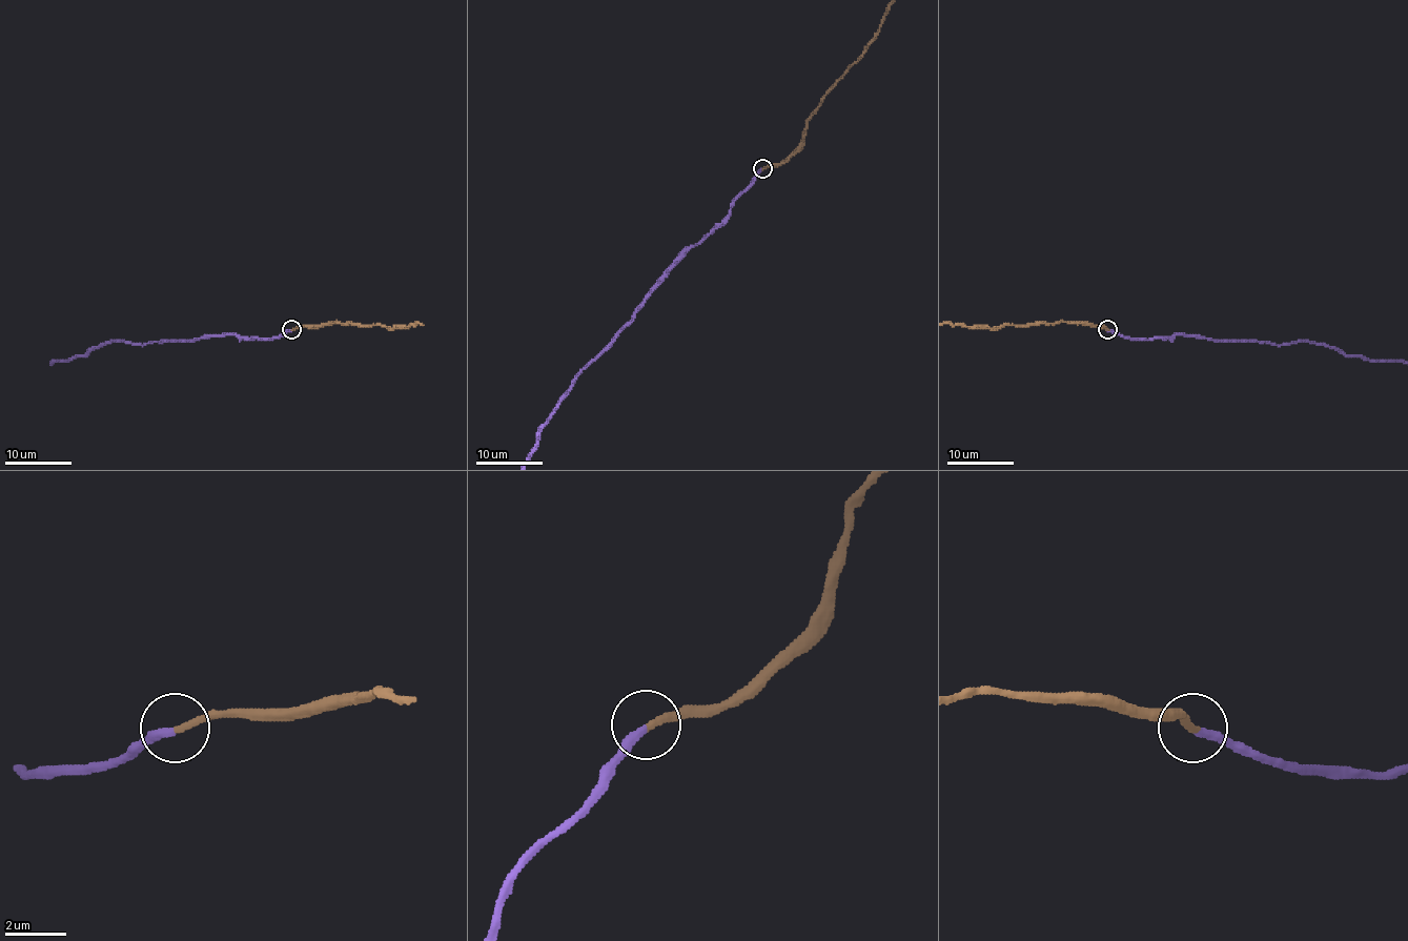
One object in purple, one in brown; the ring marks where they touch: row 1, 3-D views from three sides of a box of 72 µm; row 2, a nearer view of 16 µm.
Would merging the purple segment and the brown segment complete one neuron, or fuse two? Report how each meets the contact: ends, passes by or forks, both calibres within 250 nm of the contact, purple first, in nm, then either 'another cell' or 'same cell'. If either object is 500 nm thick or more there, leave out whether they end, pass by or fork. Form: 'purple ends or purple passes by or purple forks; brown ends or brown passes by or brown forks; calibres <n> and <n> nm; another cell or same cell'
purple ends; brown ends; calibres 280 and 240 nm; same cell

